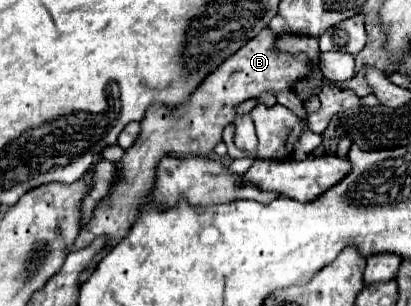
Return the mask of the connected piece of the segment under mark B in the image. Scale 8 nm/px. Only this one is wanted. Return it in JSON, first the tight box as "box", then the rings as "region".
{"box":[67,28,307,250],"region":[[[263,28],[259,36],[251,38],[235,56],[227,58],[207,80],[195,88],[191,100],[179,108],[179,112],[167,112],[163,104],[153,104],[147,110],[147,116],[141,120],[141,134],[139,140],[125,152],[125,156],[117,162],[119,170],[123,172],[123,180],[119,180],[119,188],[115,188],[115,196],[107,200],[107,204],[98,204],[92,218],[75,238],[75,244],[67,250],[85,248],[97,236],[111,236],[115,244],[123,240],[129,228],[135,224],[139,216],[139,204],[147,200],[147,192],[151,192],[151,180],[155,180],[155,164],[163,156],[169,154],[195,154],[207,156],[217,142],[221,142],[223,128],[233,124],[237,106],[249,98],[259,98],[263,92],[285,92],[293,90],[299,82],[299,76],[307,76],[307,60],[303,56],[287,56],[287,52],[279,52],[275,48],[275,32],[271,28]]]}

